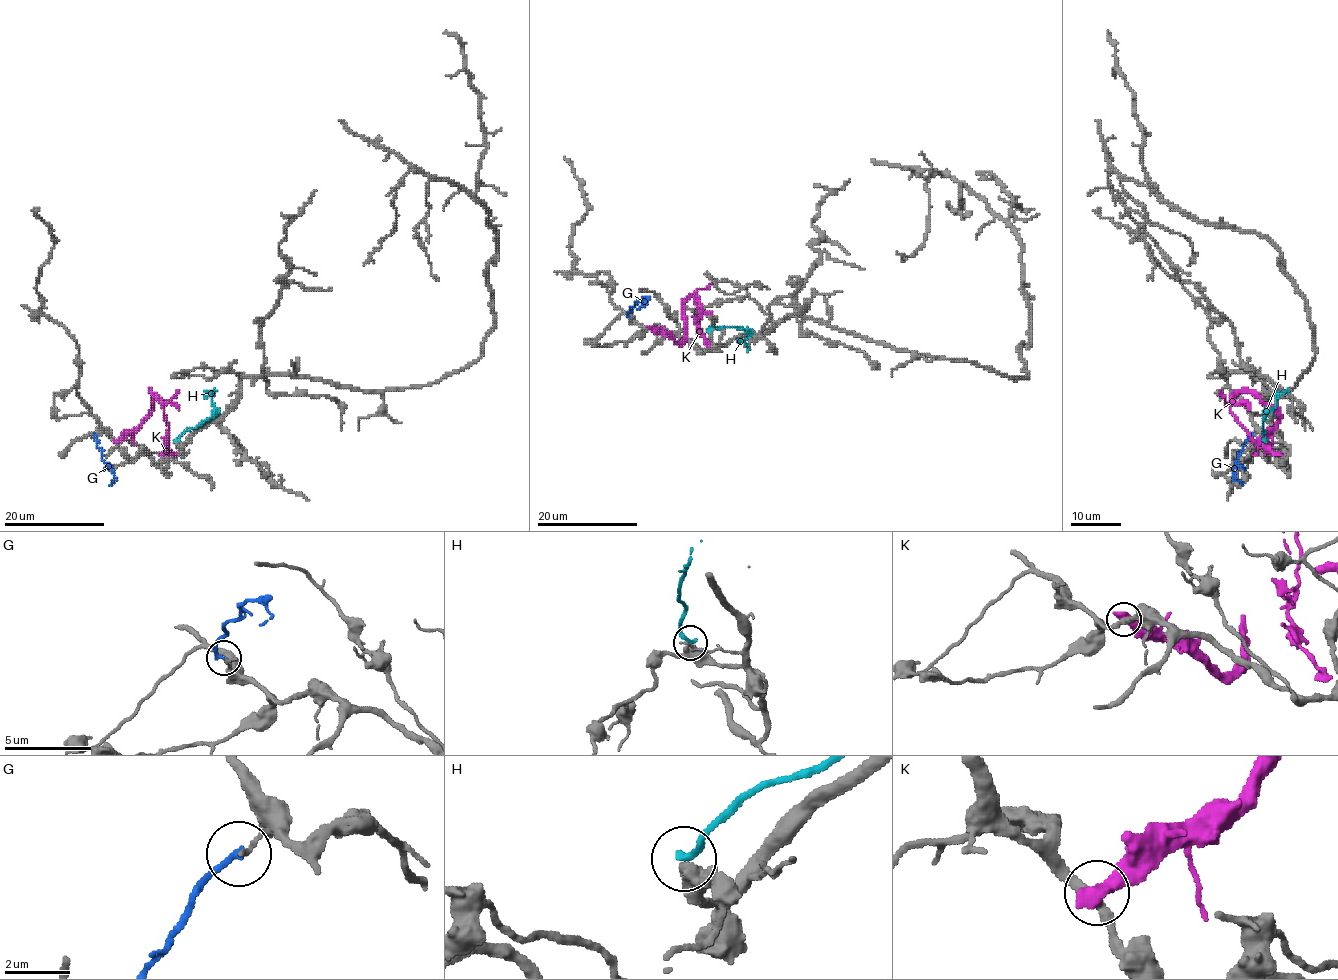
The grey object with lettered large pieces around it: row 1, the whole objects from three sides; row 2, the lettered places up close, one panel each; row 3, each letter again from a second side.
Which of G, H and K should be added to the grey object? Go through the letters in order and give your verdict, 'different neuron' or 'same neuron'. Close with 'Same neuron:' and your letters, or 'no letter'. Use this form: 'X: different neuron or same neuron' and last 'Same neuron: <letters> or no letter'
G: different neuron
H: different neuron
K: different neuron
Same neuron: no letter

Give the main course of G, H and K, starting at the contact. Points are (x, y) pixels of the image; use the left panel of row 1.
G: (97, 434), (94, 438), (102, 459), (114, 477), (111, 483)
H: (176, 441), (186, 429), (194, 428), (209, 418), (214, 407), (214, 392)
K: (117, 441), (126, 438), (146, 417), (151, 406), (149, 392), (157, 398), (168, 427), (166, 448), (176, 456)

